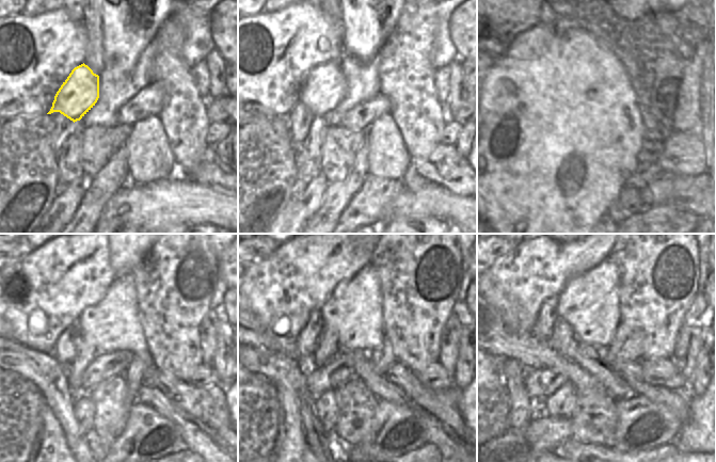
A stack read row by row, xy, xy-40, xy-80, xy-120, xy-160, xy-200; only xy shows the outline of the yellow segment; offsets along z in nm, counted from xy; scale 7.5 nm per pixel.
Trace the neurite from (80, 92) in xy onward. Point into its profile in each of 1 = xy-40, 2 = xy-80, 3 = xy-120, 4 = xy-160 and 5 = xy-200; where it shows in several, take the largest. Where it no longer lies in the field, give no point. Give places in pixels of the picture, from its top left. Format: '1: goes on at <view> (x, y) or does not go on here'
1: goes on at xy-40 (325, 86)
2: goes on at xy-80 (575, 89)
3: goes on at xy-120 (113, 324)
4: goes on at xy-160 (353, 312)
5: goes on at xy-200 (589, 302)

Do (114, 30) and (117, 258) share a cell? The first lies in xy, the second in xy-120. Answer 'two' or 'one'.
one

